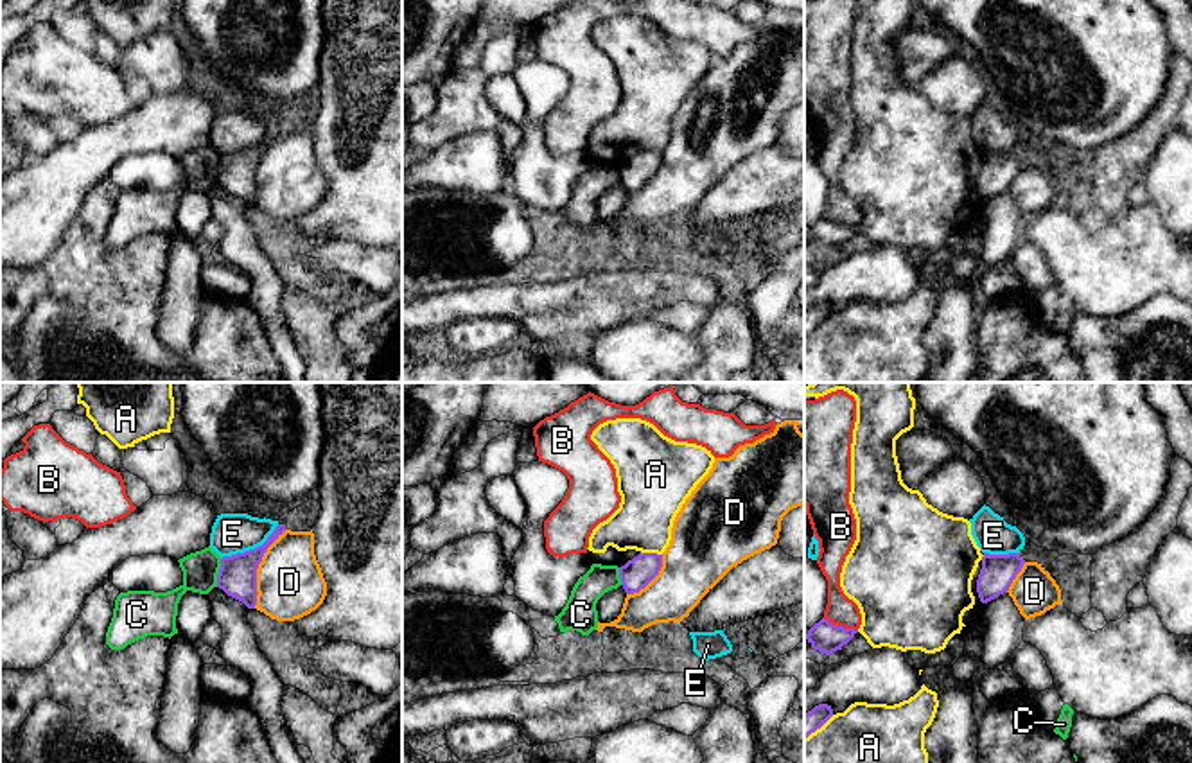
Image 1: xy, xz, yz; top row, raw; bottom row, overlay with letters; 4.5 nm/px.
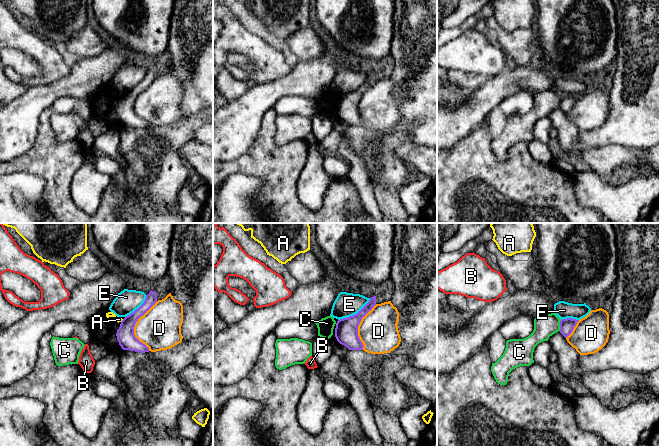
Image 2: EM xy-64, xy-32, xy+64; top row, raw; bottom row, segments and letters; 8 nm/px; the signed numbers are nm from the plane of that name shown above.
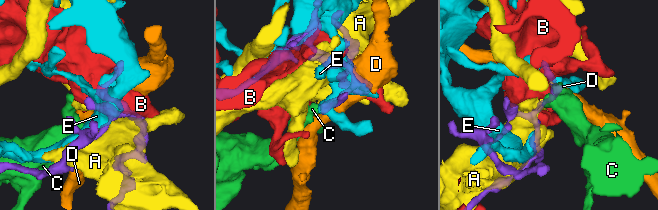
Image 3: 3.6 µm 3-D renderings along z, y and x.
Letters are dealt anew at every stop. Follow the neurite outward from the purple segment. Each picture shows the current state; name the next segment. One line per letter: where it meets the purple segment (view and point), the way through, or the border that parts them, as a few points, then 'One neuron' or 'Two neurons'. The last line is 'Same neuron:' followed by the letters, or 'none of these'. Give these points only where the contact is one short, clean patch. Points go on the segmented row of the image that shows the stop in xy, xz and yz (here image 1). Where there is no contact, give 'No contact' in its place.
A: Touches purple at xz (652, 553). Two neurons
B: Touches purple at yz (841, 627). Two neurons
C: Touches purple at xy (219, 573). Boundary: xy (221, 559), (216, 586). Two neurons
D: Touches purple at xy (257, 568). Two neurons
E: Touches purple at xy (250, 550). Two neurons
Same neuron: none of these

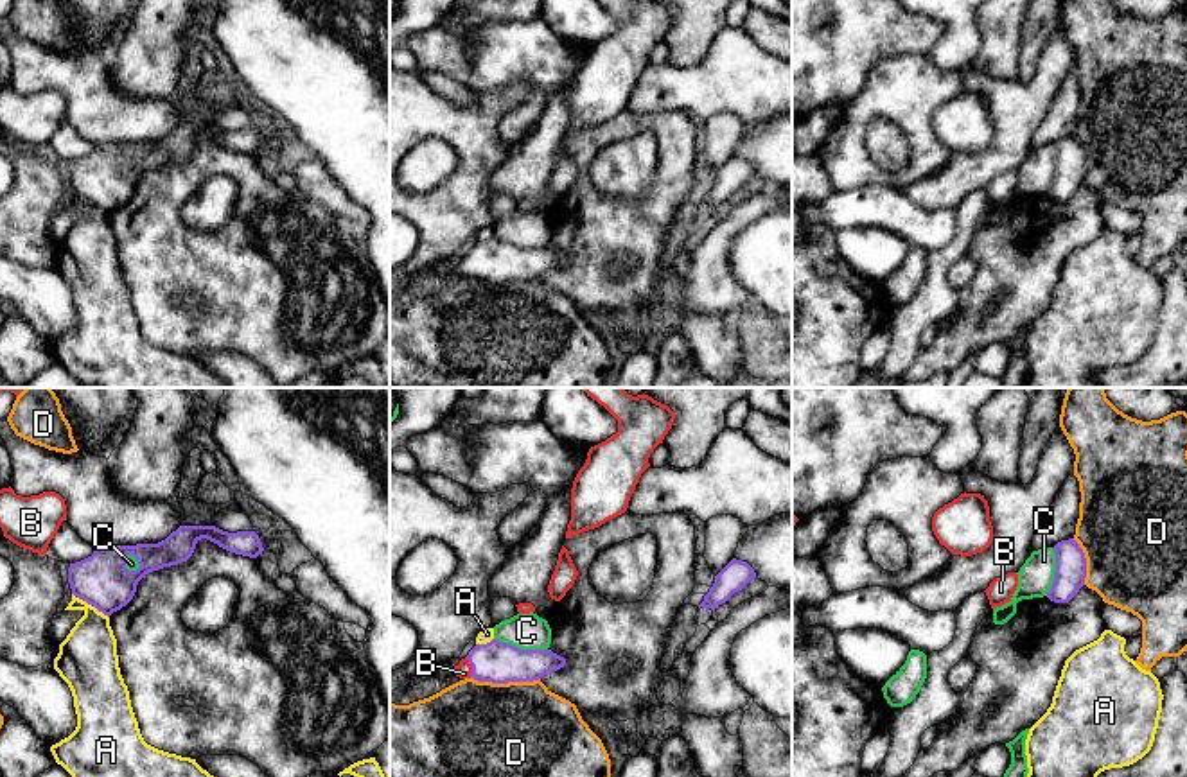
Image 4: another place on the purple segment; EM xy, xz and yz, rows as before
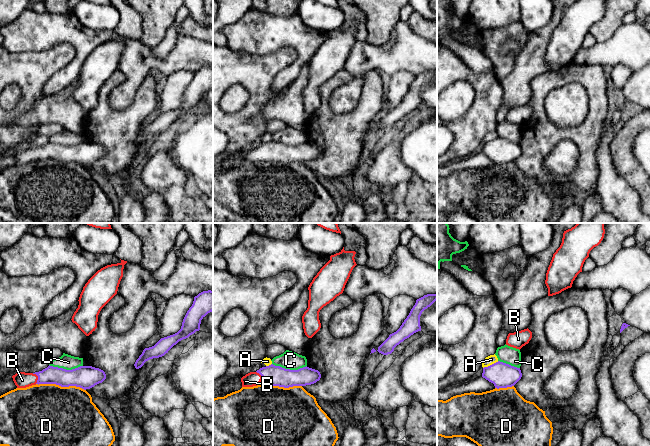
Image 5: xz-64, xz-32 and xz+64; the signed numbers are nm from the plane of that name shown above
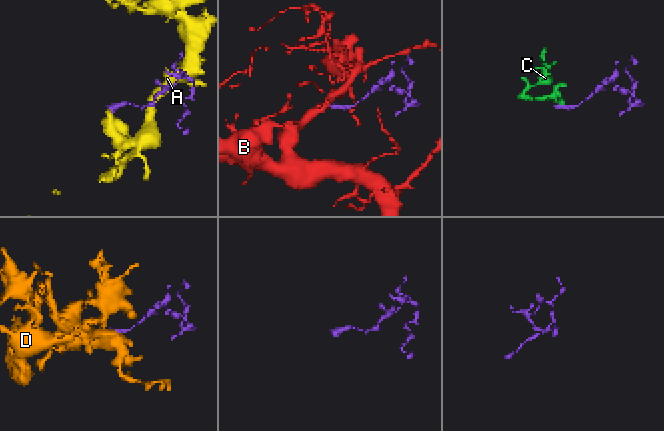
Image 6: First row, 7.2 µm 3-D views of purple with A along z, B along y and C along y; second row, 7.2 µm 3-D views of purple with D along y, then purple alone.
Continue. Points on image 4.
A: Touches purple at xy (90, 603). Boundary: xy (72, 593), (108, 618). Two neurons
B: Touches purple at xz (473, 668). Path across: xz (498, 663), (483, 663), (473, 668), (464, 670). One neuron
C: Touches purple at xz (521, 650). Boundary: xz (494, 637), (519, 648), (546, 650). Two neurons
D: Touches purple at xz (505, 682). Two neurons
Same neuron: B

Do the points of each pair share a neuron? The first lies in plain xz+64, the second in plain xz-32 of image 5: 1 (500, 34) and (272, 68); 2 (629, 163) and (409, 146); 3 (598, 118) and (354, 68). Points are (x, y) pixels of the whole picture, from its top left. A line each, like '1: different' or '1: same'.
1: different
2: different
3: different

